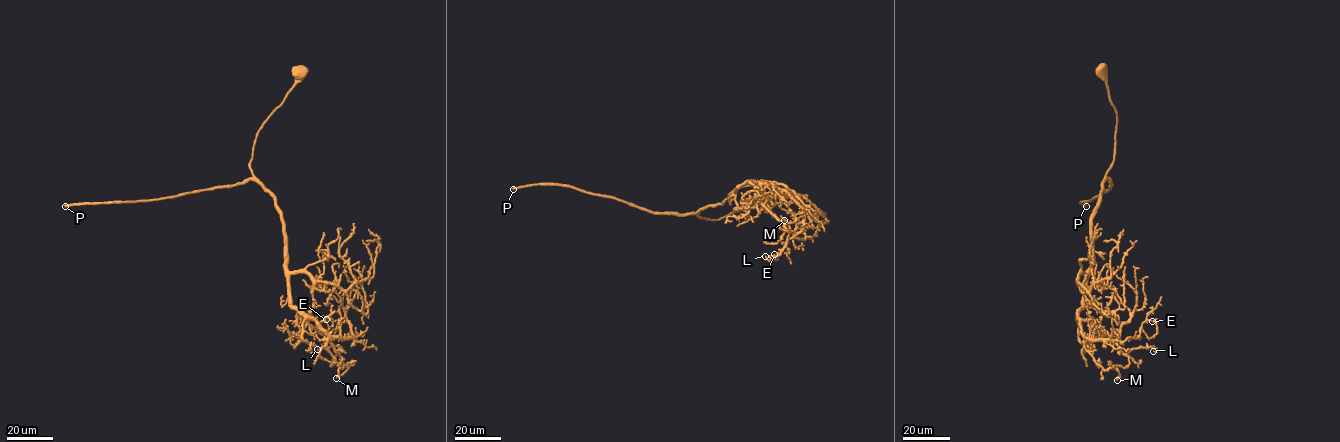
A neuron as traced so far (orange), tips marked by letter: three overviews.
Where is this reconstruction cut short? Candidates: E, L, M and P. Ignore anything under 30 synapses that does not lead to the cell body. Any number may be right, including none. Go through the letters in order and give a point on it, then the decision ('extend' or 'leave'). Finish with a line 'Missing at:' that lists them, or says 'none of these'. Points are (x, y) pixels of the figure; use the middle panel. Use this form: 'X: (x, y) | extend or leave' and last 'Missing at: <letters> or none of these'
E: (774, 254) | leave
L: (765, 256) | leave
M: (784, 220) | leave
P: (513, 189) | extend
Missing at: P

